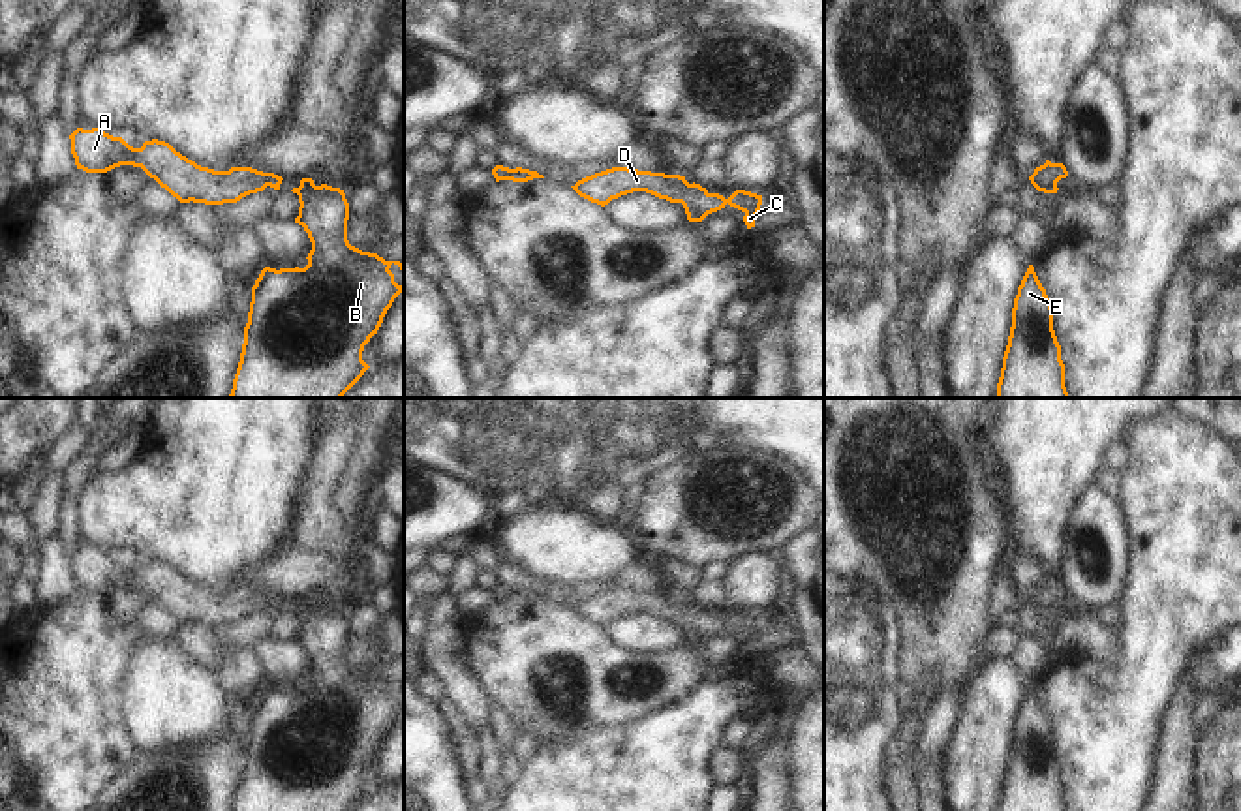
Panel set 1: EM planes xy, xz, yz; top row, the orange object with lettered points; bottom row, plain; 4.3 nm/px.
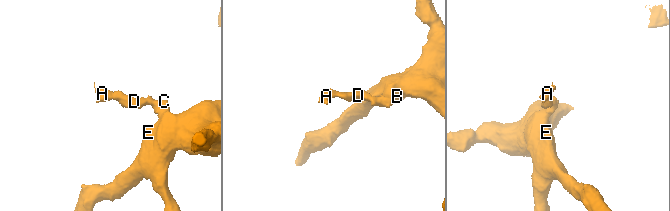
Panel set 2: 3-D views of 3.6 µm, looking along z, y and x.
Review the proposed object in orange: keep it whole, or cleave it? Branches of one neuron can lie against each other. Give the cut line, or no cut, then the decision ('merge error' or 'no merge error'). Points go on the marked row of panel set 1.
no cut; no merge error

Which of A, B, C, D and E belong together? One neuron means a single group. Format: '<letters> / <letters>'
A B C D E

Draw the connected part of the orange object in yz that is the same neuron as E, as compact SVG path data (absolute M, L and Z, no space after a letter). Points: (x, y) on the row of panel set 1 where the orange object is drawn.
M1033 265L1014 298L997 398L1068 398L1053 308Z

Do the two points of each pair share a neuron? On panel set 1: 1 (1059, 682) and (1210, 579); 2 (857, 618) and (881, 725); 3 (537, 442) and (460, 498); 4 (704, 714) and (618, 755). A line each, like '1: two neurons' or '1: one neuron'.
1: one neuron
2: one neuron
3: two neurons
4: one neuron

